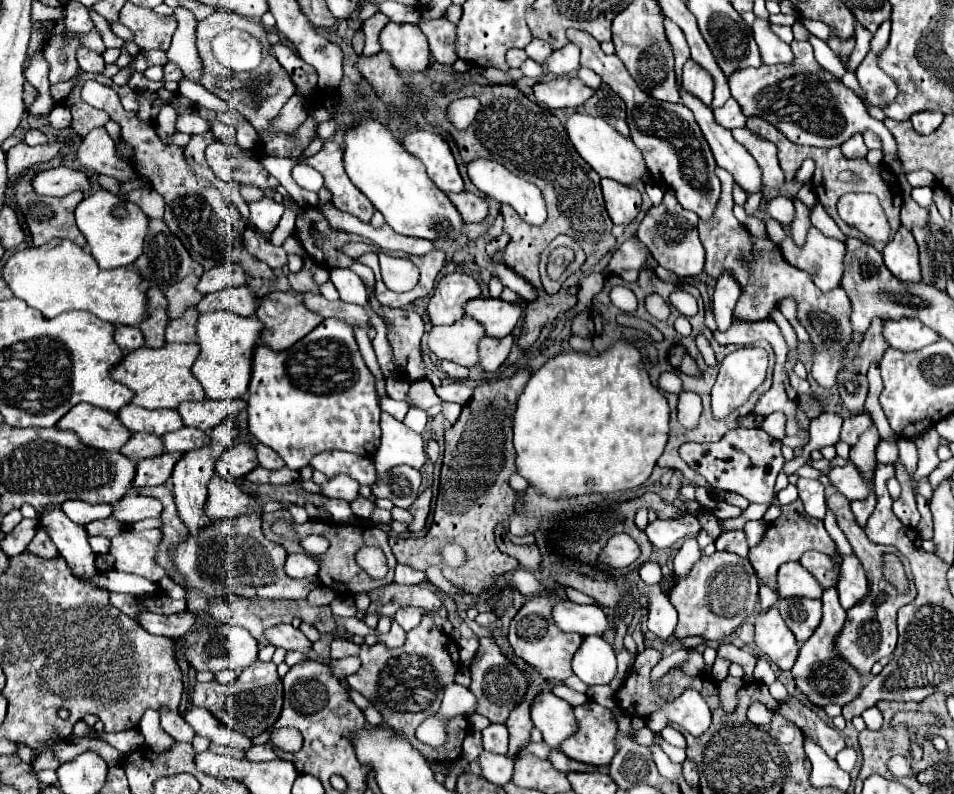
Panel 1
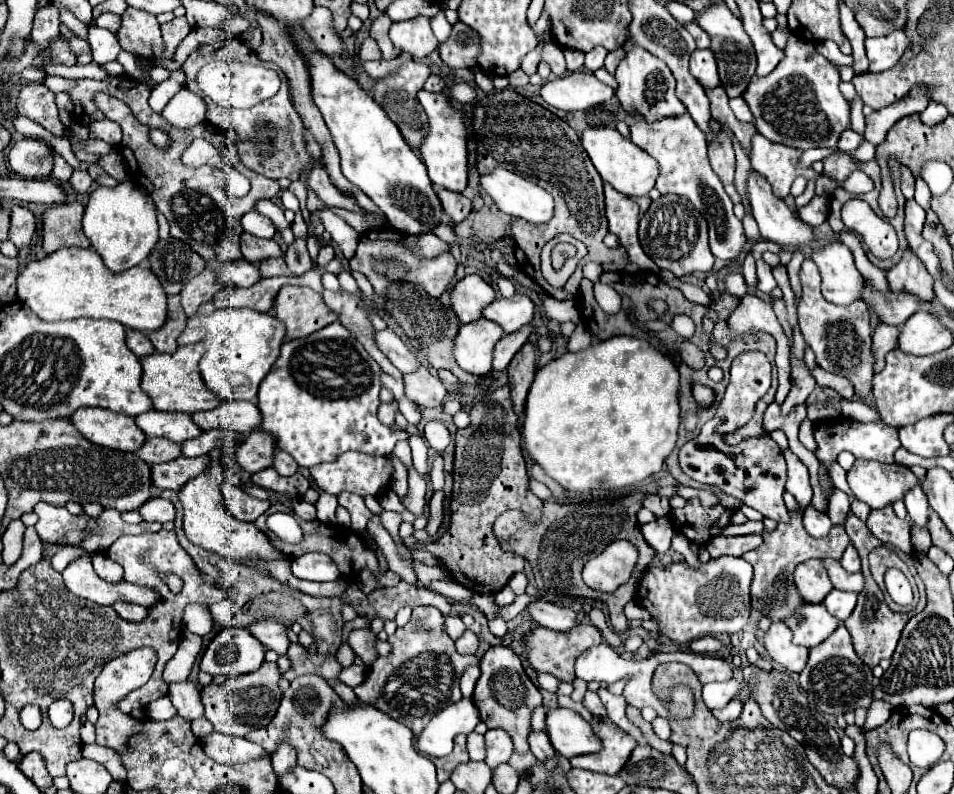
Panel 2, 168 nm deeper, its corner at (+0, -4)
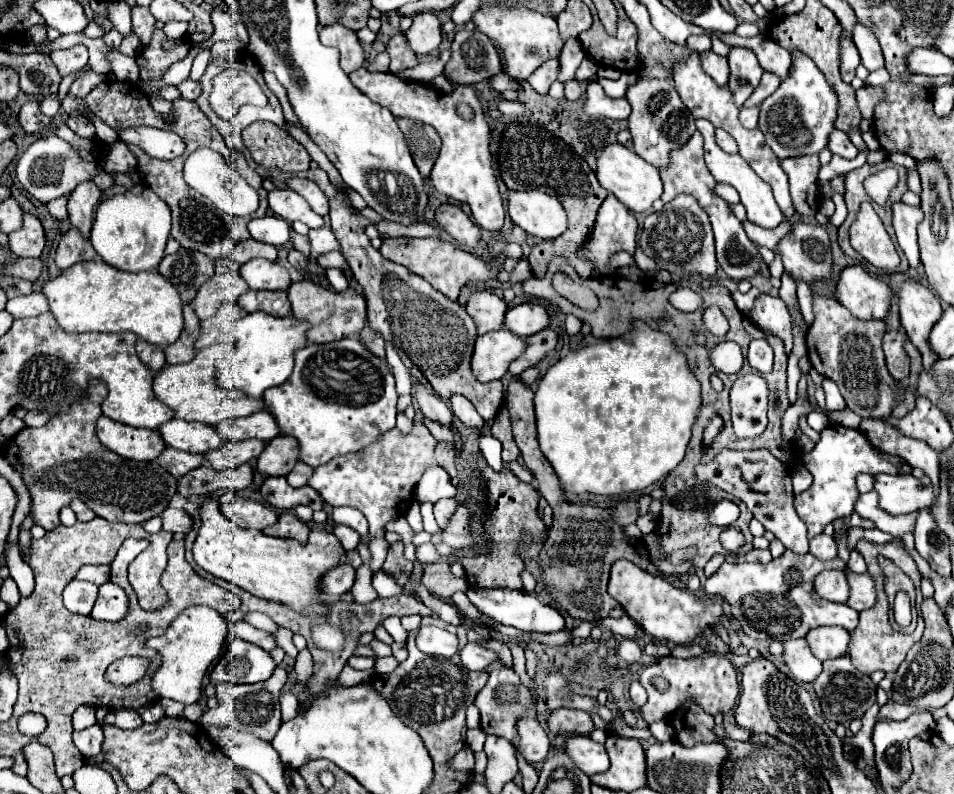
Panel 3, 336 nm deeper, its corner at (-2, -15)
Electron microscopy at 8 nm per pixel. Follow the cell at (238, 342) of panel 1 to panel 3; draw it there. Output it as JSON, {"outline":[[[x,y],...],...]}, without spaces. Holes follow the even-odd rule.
{"outline":[[[254,312],[248,314],[244,320],[238,320],[232,324],[232,334],[236,338],[234,352],[218,362],[216,366],[216,380],[222,388],[236,388],[246,392],[248,396],[260,398],[264,390],[272,386],[280,386],[294,368],[294,352],[304,348],[308,344],[306,332],[310,324],[304,320],[298,320],[294,316],[278,318],[268,316],[266,312]]]}

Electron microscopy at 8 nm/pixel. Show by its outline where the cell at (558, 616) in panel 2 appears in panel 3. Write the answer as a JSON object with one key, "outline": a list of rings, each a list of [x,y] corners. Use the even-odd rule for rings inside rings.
{"outline":[[[470,588],[466,592],[466,596],[482,614],[490,616],[492,620],[496,620],[500,624],[514,626],[524,632],[558,632],[564,628],[562,614],[556,608],[542,604],[540,600],[536,600],[534,596],[530,596],[524,590],[508,590],[508,588],[498,588],[498,590],[490,590],[490,588],[480,590],[478,588],[478,590],[474,590],[474,588]]]}

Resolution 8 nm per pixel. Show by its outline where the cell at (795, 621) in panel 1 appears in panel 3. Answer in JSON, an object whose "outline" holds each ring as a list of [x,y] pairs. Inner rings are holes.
{"outline":[[[820,626],[808,632],[806,640],[818,660],[840,658],[848,654],[850,632],[840,626]]]}

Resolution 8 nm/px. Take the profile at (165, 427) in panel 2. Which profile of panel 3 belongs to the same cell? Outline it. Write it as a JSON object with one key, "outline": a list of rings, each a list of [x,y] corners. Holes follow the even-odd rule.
{"outline":[[[172,418],[158,428],[164,442],[172,448],[192,452],[192,454],[206,454],[214,448],[224,444],[220,432],[216,428],[200,424],[200,422],[186,422],[180,418]]]}

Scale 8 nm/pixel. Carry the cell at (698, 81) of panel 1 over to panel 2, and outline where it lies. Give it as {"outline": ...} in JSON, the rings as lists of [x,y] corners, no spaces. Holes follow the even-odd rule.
{"outline":[[[696,49],[690,55],[690,73],[700,85],[704,85],[704,89],[714,89],[720,85],[716,61],[710,49]]]}

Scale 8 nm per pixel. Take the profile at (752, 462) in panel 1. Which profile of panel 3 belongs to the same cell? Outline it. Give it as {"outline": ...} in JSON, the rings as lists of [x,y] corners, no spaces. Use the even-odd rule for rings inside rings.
{"outline":[[[722,450],[710,464],[698,466],[696,476],[700,484],[710,482],[722,488],[724,492],[736,496],[738,500],[742,500],[748,506],[748,510],[754,514],[754,518],[758,518],[764,524],[764,528],[770,530],[788,550],[796,554],[808,552],[806,524],[800,520],[800,516],[794,510],[790,470],[768,450],[750,450],[750,452]]]}

